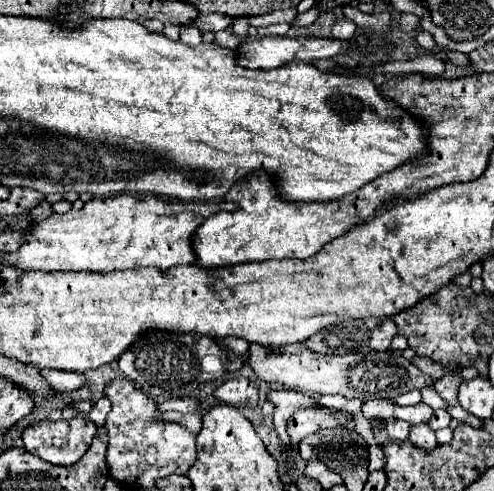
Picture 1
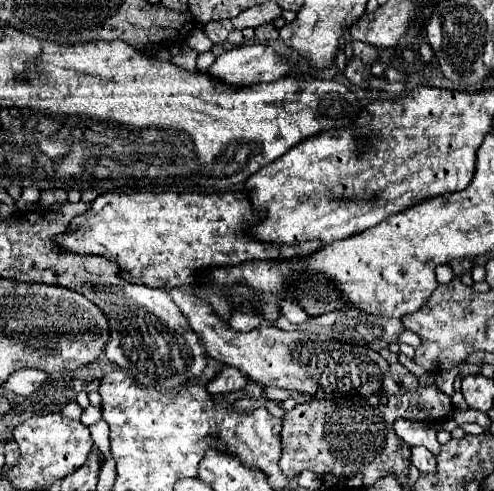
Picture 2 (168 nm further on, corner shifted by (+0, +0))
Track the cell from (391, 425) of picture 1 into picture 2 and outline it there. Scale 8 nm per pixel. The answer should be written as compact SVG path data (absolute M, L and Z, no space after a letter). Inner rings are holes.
M397 420L395 432L399 438L403 438L409 446L425 446L433 454L439 454L441 444L437 442L435 428L427 426L427 422L411 422L411 420Z

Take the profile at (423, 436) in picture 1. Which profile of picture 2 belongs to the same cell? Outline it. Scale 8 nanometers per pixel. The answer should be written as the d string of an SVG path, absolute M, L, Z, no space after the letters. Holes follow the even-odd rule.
M411 448L411 464L421 472L435 472L435 456L427 448Z

